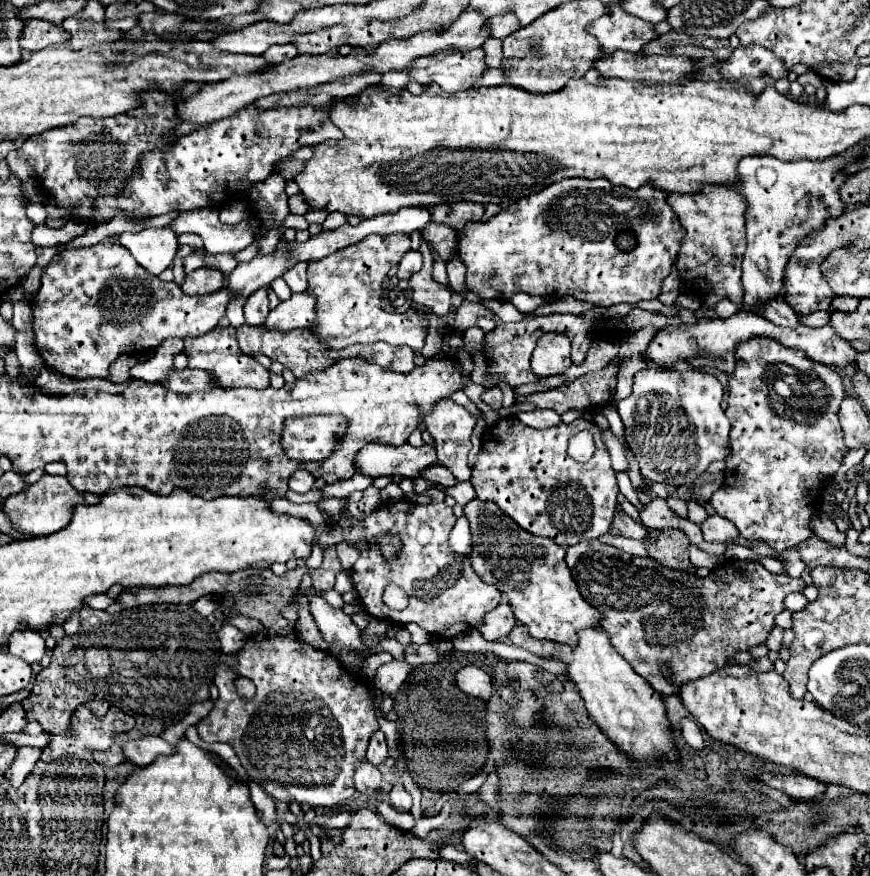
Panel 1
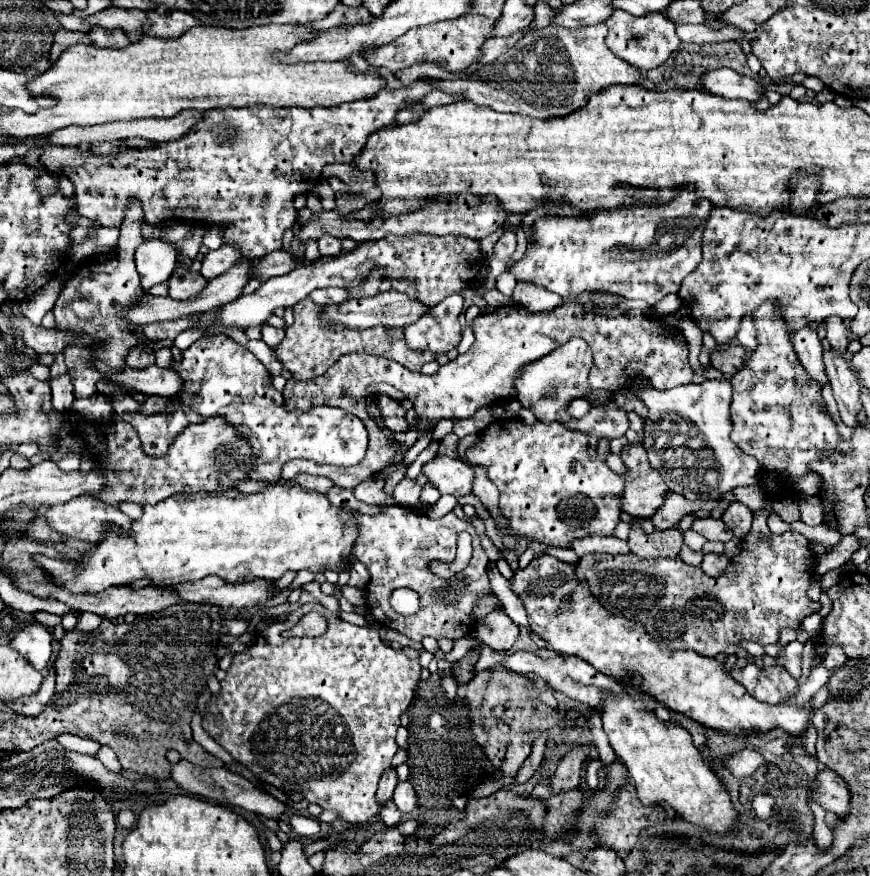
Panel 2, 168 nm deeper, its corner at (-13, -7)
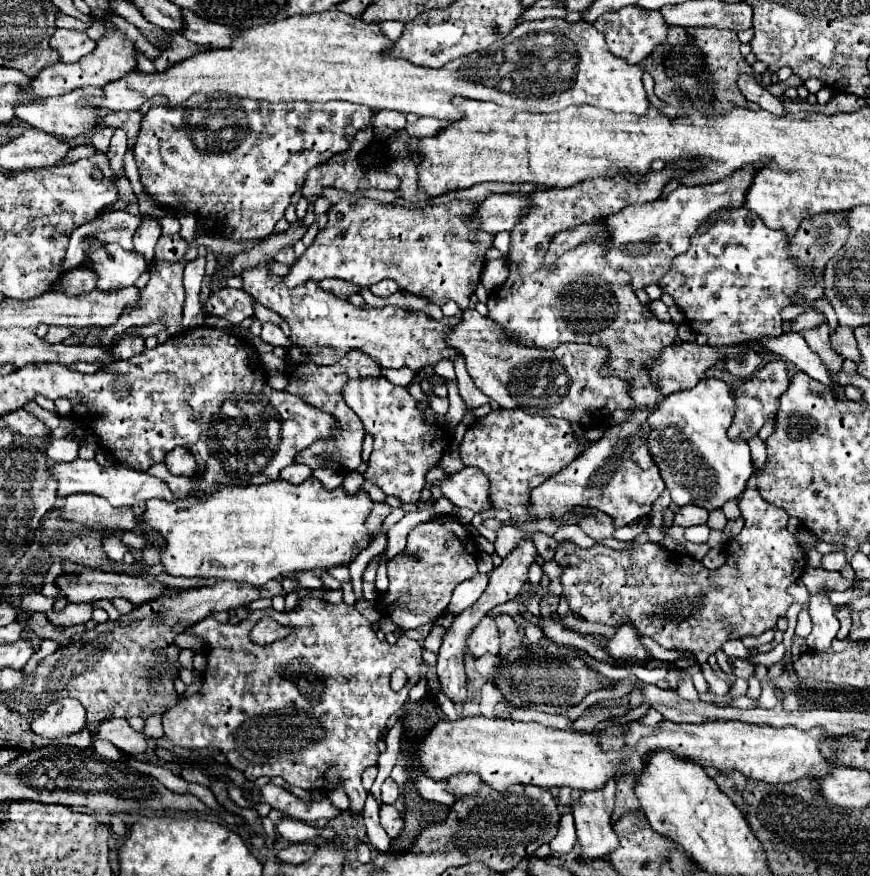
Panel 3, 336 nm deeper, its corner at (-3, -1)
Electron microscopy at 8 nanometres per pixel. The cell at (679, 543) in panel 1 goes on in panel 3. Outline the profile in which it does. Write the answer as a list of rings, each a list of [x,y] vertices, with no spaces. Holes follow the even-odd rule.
[[[598,512],[596,516],[592,518],[584,518],[580,524],[578,524],[590,538],[594,538],[596,542],[602,542],[604,538],[614,538],[614,522],[610,522],[610,516],[604,514],[604,512]]]

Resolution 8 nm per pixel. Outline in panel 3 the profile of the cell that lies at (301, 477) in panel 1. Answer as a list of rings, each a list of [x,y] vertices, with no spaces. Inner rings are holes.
[[[290,464],[280,472],[280,478],[288,480],[292,484],[300,484],[310,476],[312,476],[312,470],[308,466],[304,466],[304,464]]]

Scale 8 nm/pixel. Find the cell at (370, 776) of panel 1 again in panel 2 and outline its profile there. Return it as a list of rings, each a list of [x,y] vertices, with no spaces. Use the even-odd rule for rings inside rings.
[[[388,802],[386,808],[380,810],[380,818],[388,828],[392,828],[392,826],[398,826],[402,822],[402,812],[396,808],[394,802]]]

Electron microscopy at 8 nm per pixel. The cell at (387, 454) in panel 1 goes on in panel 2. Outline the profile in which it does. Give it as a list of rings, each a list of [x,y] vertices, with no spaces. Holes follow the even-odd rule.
[[[436,456],[428,464],[424,464],[422,472],[440,490],[440,494],[452,494],[456,498],[472,494],[474,470],[460,458]]]

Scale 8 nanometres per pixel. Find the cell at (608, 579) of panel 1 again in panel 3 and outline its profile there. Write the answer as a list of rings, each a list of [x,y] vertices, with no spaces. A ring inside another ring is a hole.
[[[748,486],[748,488],[744,490],[744,494],[742,494],[742,498],[740,498],[740,512],[742,512],[746,524],[744,524],[742,532],[740,532],[736,538],[732,538],[732,554],[728,556],[726,564],[720,566],[720,568],[716,568],[716,570],[704,568],[702,562],[698,562],[696,558],[692,558],[692,556],[688,556],[688,554],[678,554],[678,556],[676,556],[676,554],[672,554],[670,550],[666,550],[662,544],[652,544],[652,542],[646,542],[646,544],[642,544],[642,546],[634,546],[634,548],[628,548],[628,550],[612,550],[612,548],[602,546],[602,544],[594,544],[592,548],[584,550],[584,548],[578,548],[578,546],[572,544],[572,542],[562,542],[562,544],[558,546],[558,550],[556,550],[556,554],[554,554],[554,560],[556,560],[556,562],[562,566],[562,570],[564,570],[564,574],[562,574],[562,586],[564,586],[564,596],[566,596],[566,600],[568,600],[570,608],[572,608],[576,614],[584,616],[586,620],[590,620],[590,622],[600,622],[600,624],[608,624],[608,626],[614,626],[614,624],[618,624],[618,622],[632,622],[642,636],[654,638],[654,640],[656,640],[660,646],[664,646],[664,648],[670,648],[670,650],[690,650],[690,652],[694,652],[694,656],[696,656],[696,660],[698,660],[700,664],[704,664],[704,662],[708,660],[708,656],[714,654],[726,640],[734,640],[734,638],[740,640],[740,638],[744,638],[744,636],[760,636],[764,630],[774,628],[778,618],[786,616],[788,606],[792,604],[792,596],[788,594],[788,586],[794,584],[794,582],[804,574],[806,554],[804,554],[802,546],[798,544],[798,540],[794,538],[794,534],[788,530],[788,514],[786,514],[786,510],[776,508],[776,506],[772,506],[770,502],[766,502],[766,500],[758,494],[758,490],[756,490],[754,486]]]

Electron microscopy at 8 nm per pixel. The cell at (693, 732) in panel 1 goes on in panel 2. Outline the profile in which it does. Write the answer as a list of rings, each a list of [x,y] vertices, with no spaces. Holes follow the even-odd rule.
[[[746,748],[746,750],[734,754],[732,758],[728,758],[728,762],[726,762],[724,766],[726,766],[726,768],[730,770],[730,774],[734,774],[736,778],[744,778],[744,776],[754,774],[754,770],[756,770],[762,762],[764,762],[764,760],[762,760],[762,756],[760,756],[758,752]]]

